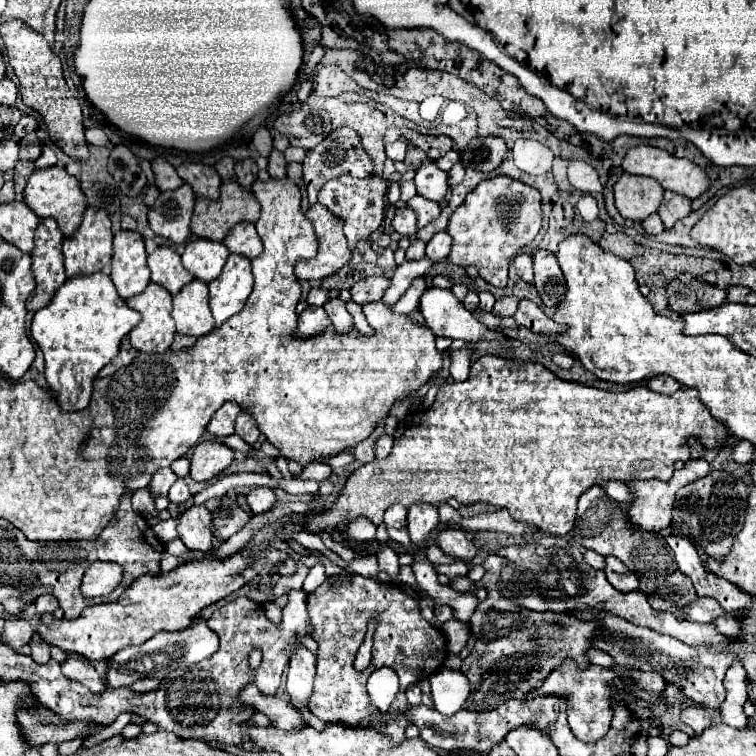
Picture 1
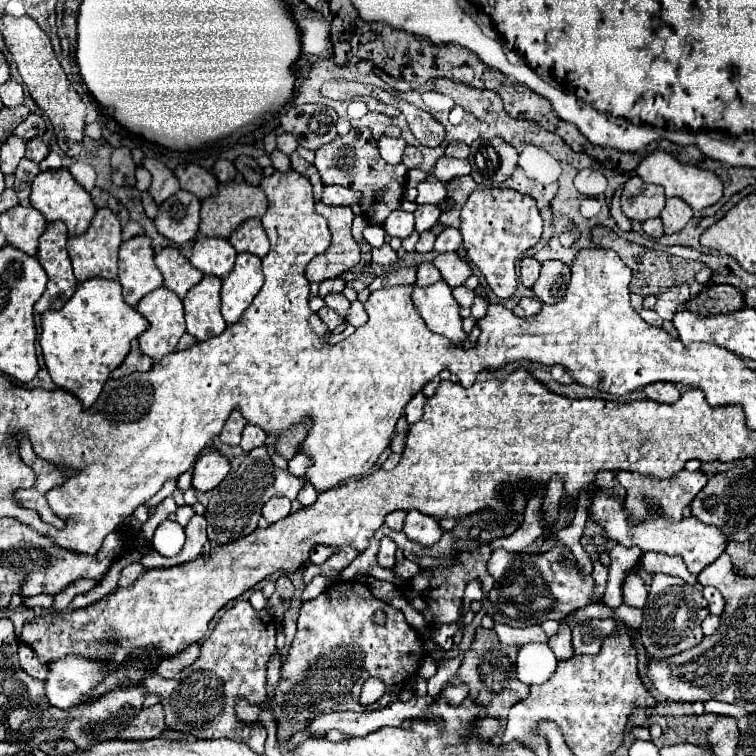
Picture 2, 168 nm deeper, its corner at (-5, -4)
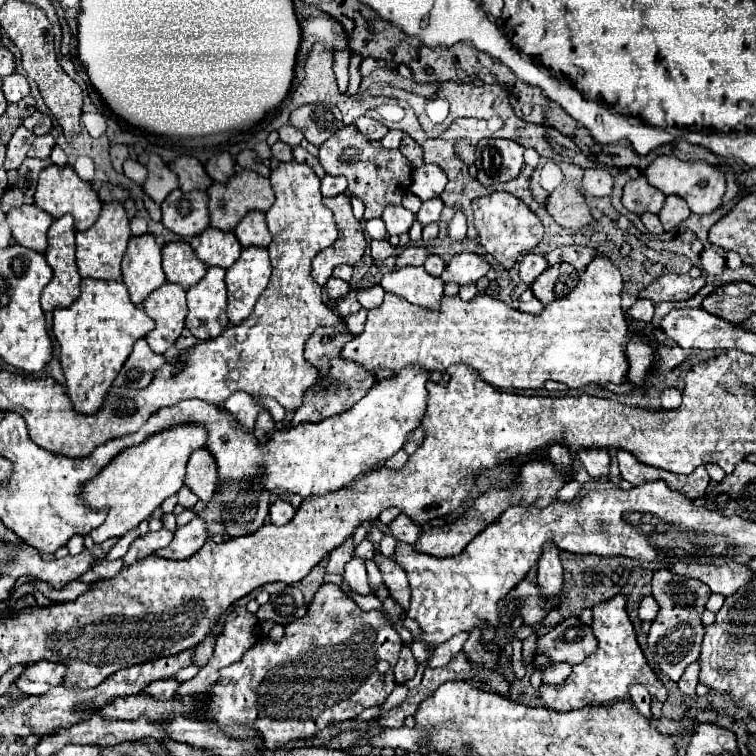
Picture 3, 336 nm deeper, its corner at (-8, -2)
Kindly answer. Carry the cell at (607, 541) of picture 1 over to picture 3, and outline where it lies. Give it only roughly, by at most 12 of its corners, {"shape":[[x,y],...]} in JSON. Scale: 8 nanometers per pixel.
{"shape":[[738,563],[672,565],[676,573],[706,583],[724,597],[754,575]]}

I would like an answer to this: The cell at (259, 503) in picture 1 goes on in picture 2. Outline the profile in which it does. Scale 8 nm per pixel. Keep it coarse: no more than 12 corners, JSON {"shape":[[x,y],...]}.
{"shape":[[273,497],[263,507],[263,517],[277,523],[291,511],[291,501]]}

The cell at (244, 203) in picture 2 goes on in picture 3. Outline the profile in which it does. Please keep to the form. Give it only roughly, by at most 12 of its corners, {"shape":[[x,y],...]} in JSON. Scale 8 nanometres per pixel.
{"shape":[[242,171],[208,189],[210,225],[232,231],[246,213],[268,211],[268,179]]}

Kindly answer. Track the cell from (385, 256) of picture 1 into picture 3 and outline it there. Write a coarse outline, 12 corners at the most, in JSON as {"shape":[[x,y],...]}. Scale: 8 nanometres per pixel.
{"shape":[[386,239],[372,241],[374,261],[384,261],[396,253]]}

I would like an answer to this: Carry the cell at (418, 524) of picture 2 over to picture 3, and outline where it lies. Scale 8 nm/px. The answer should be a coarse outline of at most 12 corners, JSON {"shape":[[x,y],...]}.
{"shape":[[402,513],[390,529],[398,541],[414,545],[422,527]]}

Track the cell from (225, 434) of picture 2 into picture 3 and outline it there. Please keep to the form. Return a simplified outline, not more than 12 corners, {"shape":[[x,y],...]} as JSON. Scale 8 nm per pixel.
{"shape":[[242,391],[230,395],[226,411],[248,431],[266,409]]}

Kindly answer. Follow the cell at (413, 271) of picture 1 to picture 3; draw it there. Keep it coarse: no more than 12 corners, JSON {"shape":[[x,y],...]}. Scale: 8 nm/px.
{"shape":[[458,253],[446,265],[446,283],[470,285],[490,265],[480,255]]}

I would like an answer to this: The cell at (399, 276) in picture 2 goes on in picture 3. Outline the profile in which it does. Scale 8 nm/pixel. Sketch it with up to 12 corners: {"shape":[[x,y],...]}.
{"shape":[[408,247],[396,257],[394,269],[424,265],[422,247]]}

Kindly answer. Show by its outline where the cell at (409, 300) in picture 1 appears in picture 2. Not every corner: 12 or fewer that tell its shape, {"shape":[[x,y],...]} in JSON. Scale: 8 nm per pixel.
{"shape":[[421,263],[417,285],[441,281],[441,273],[433,263]]}

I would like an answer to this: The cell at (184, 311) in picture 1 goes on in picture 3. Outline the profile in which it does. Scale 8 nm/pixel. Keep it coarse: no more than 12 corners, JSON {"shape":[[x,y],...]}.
{"shape":[[222,267],[188,293],[186,327],[200,341],[228,325]]}

